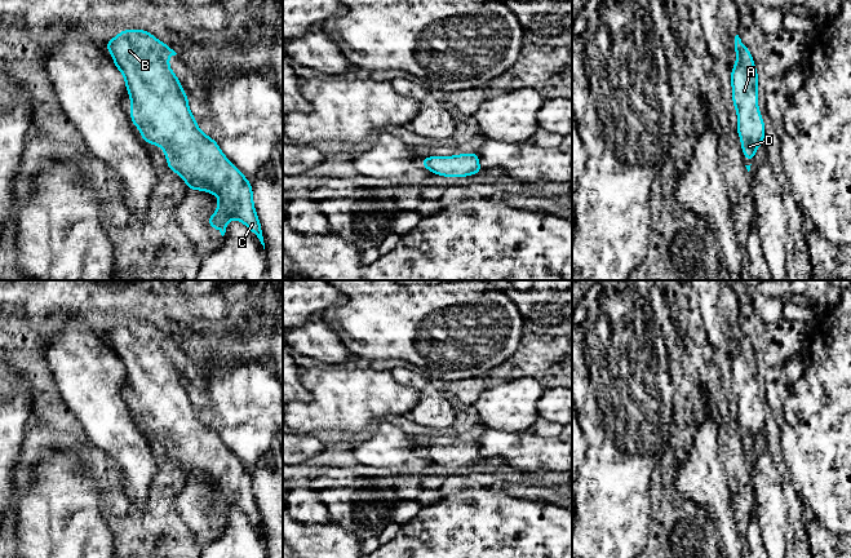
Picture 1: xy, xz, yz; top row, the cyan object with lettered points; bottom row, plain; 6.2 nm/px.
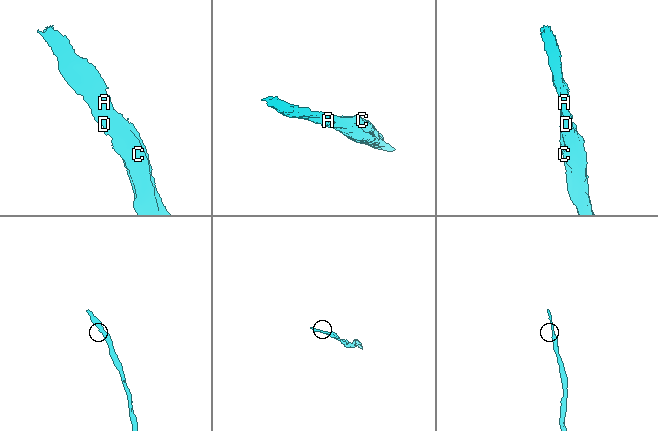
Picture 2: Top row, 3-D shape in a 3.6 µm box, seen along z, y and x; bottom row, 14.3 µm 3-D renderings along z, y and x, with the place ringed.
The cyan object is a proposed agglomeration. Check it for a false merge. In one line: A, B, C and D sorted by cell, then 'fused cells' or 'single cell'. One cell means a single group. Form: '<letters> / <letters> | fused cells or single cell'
A B C D | single cell

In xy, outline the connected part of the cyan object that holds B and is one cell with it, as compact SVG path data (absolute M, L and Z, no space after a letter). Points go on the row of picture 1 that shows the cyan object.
M124 30L105 44L115 67L124 75L130 98L130 120L139 129L141 138L160 146L169 169L182 177L187 190L203 190L218 196L217 211L207 223L223 236L230 218L243 222L256 234L265 249L260 218L254 209L253 190L244 174L223 155L218 143L204 134L189 108L189 98L179 79L169 67L169 56L177 53L145 30Z

